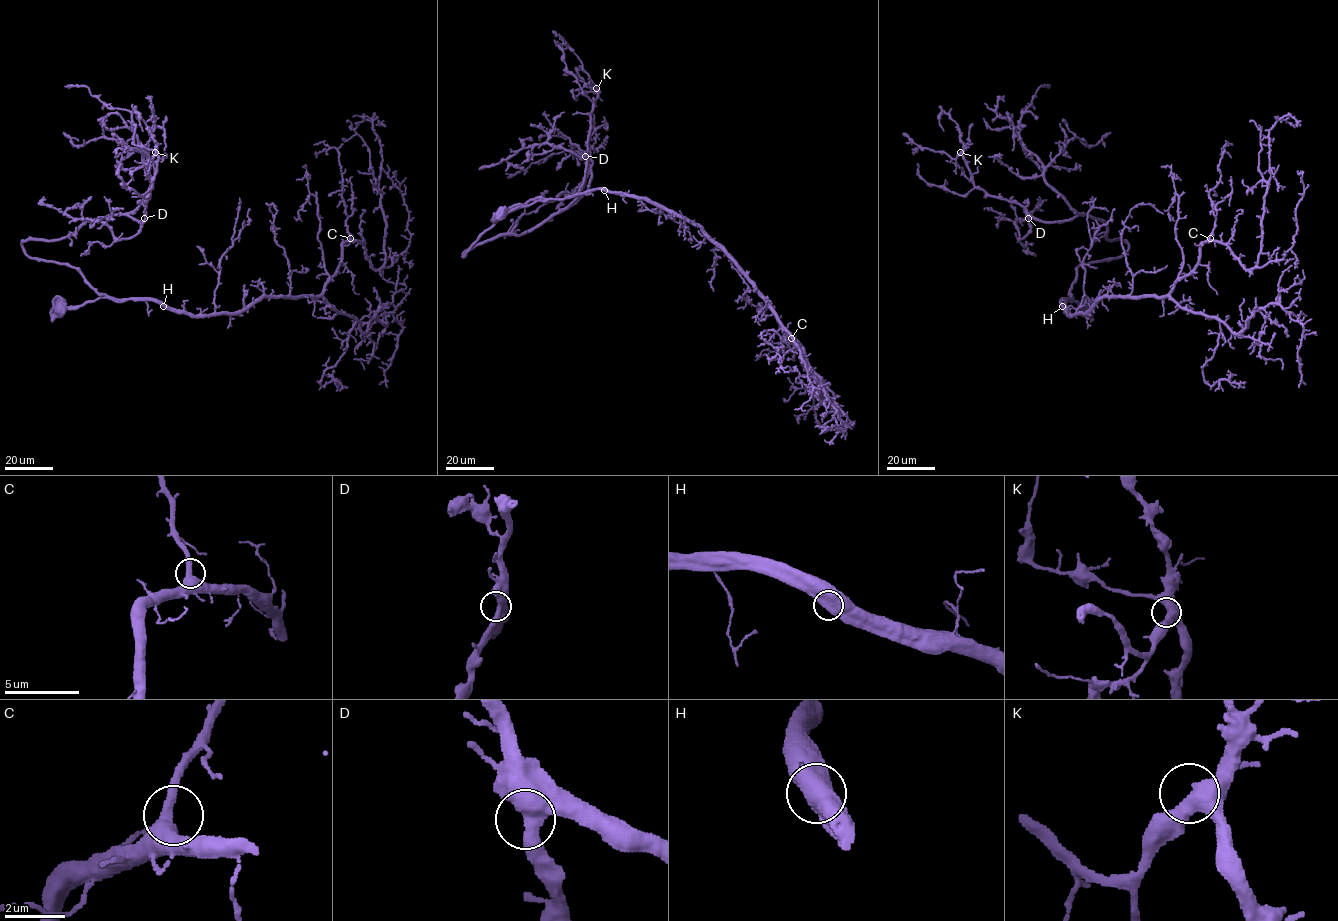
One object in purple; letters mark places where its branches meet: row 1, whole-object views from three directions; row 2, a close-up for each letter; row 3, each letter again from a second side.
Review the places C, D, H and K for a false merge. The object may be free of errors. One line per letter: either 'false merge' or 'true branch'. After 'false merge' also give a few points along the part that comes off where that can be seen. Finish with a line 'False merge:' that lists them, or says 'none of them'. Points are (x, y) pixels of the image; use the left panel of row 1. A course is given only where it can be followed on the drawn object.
C: true branch
D: true branch
H: true branch
K: true branch
False merge: none of them

